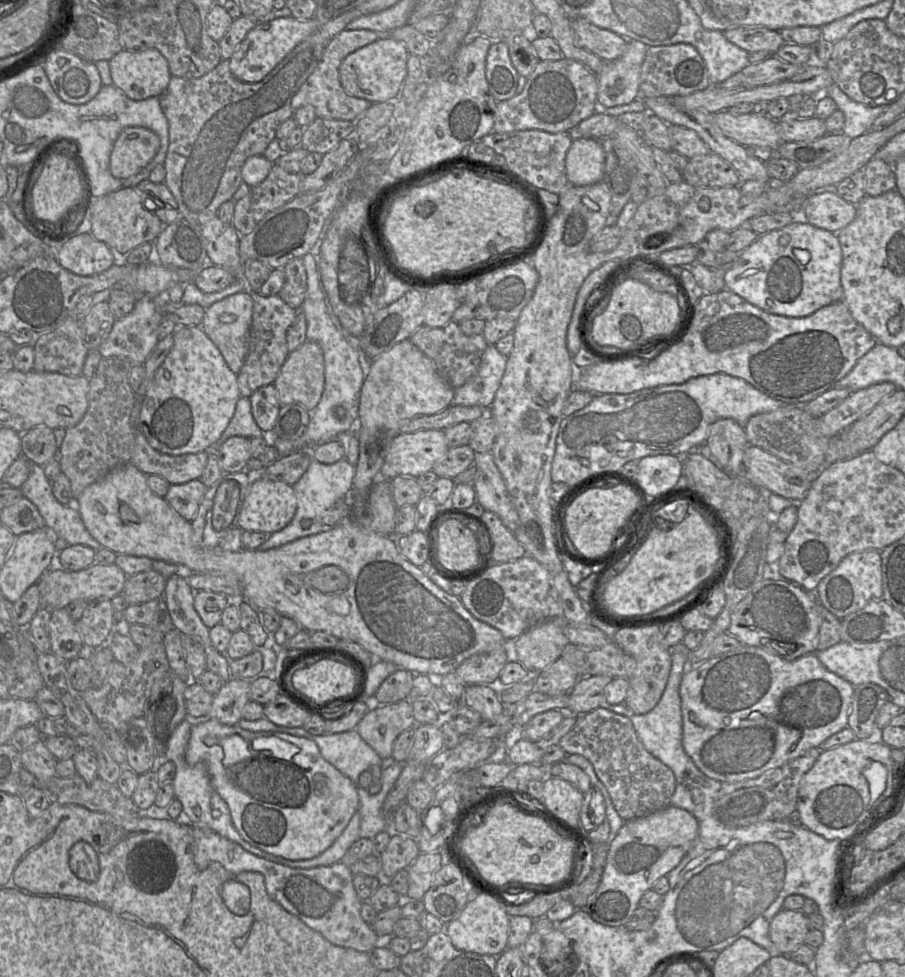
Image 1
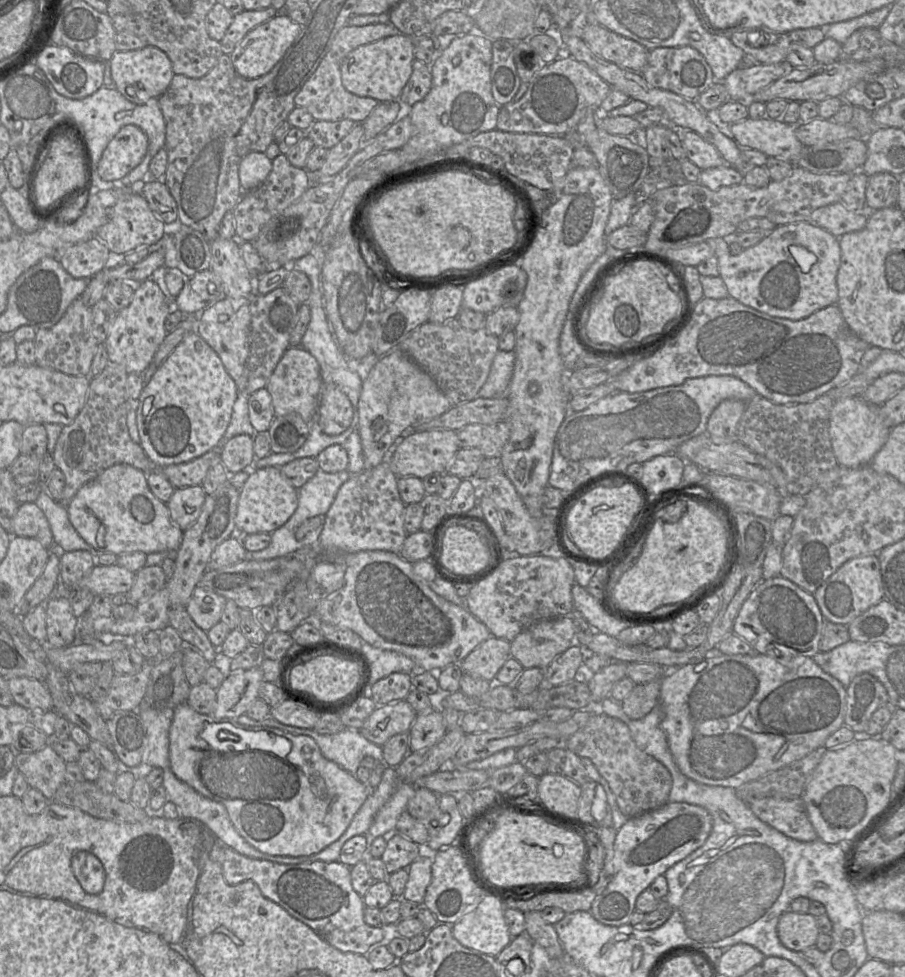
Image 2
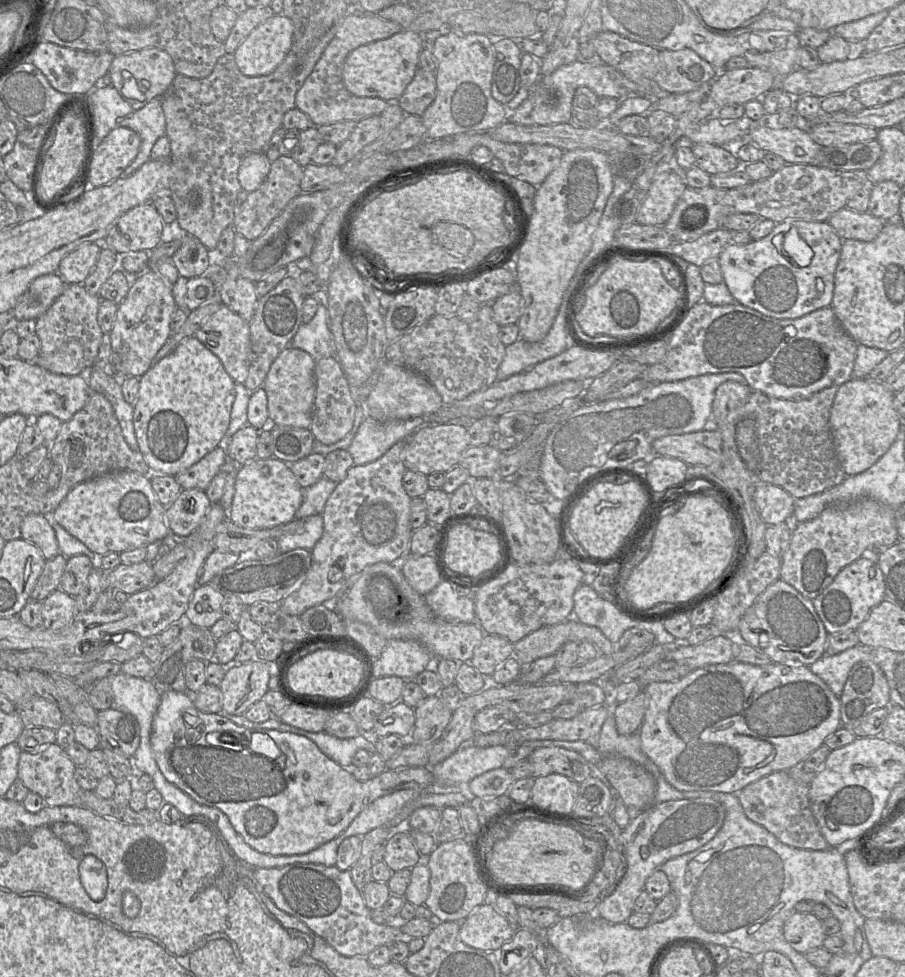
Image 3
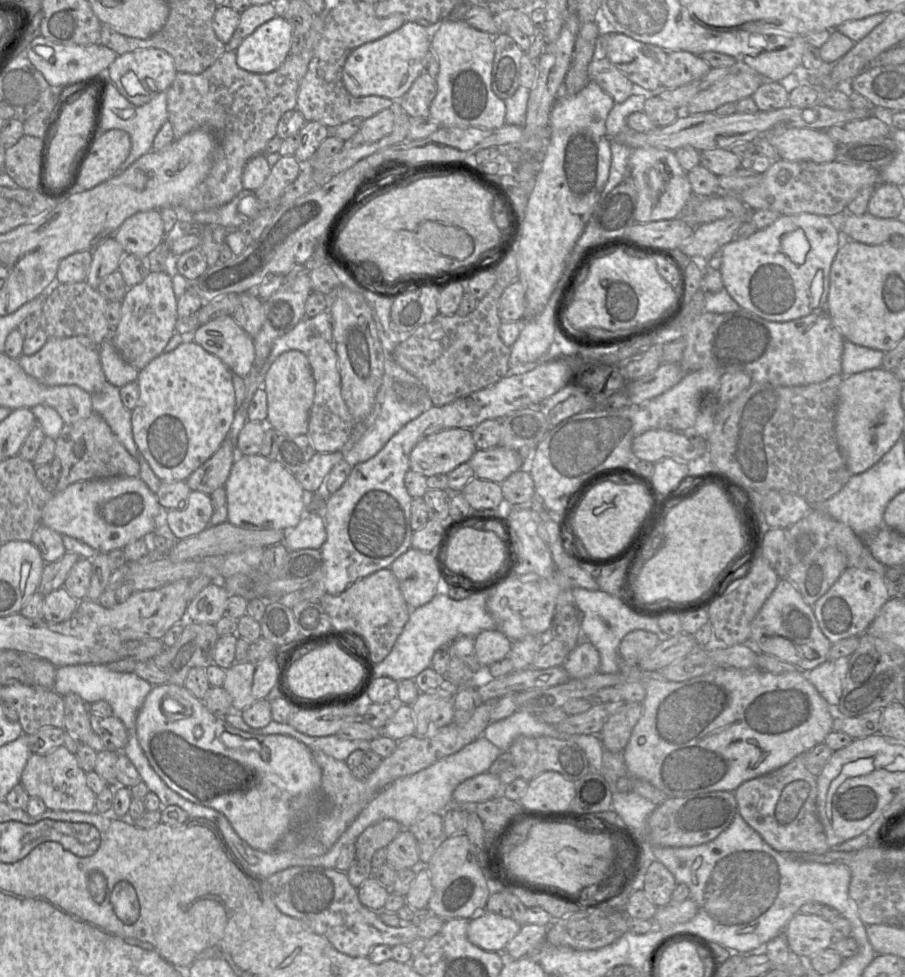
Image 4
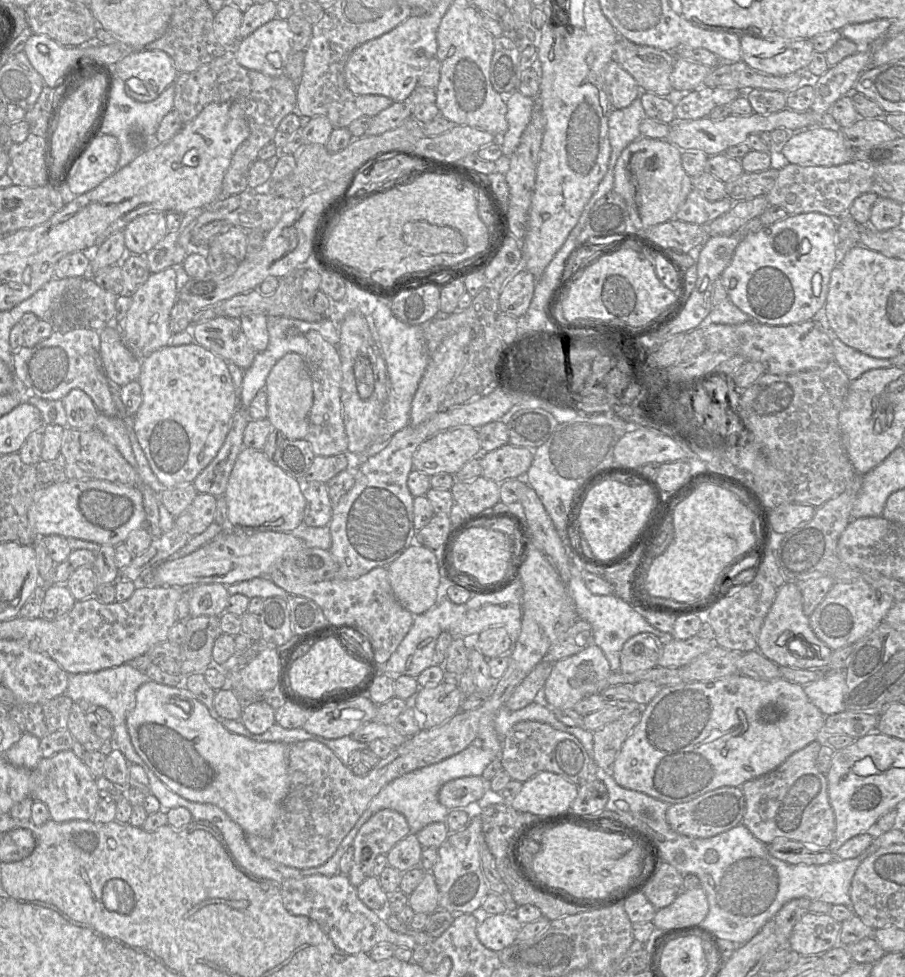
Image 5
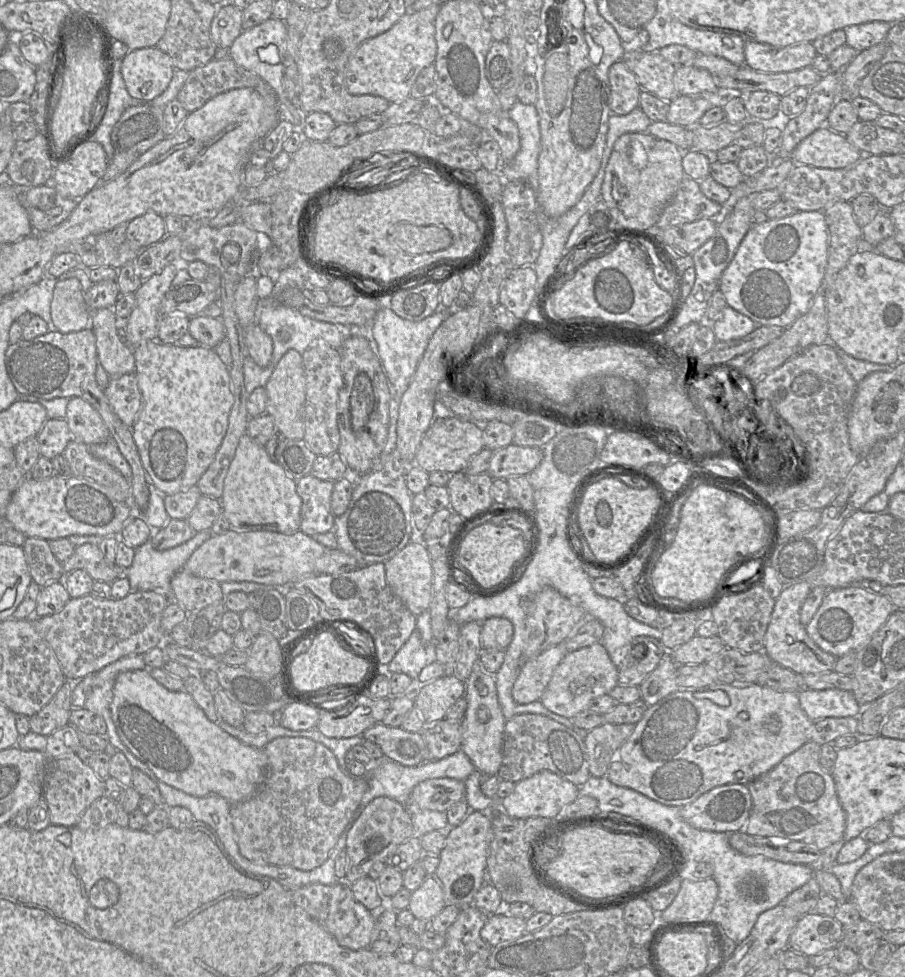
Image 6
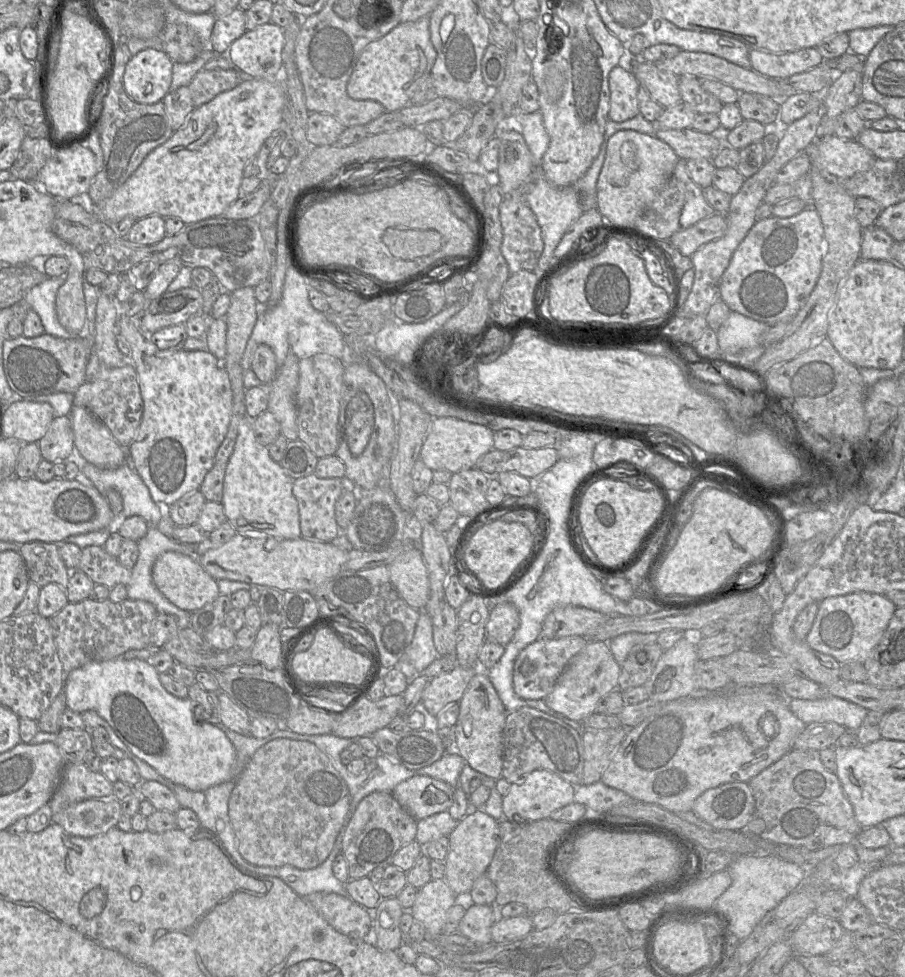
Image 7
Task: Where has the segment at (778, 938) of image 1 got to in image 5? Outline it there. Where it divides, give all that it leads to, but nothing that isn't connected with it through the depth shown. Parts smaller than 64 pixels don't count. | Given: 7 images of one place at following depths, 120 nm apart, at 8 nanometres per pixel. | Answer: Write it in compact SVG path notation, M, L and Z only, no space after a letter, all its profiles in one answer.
M805 913L794 925L788 947L800 956L822 955L839 944L841 923L829 914Z

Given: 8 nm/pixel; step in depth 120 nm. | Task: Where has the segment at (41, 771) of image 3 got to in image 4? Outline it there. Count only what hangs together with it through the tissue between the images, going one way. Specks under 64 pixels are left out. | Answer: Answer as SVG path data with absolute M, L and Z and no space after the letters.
M60 746L46 755L31 754L23 769L21 782L30 797L41 798L51 811L95 811L96 794L88 787L86 773L78 760L65 746Z

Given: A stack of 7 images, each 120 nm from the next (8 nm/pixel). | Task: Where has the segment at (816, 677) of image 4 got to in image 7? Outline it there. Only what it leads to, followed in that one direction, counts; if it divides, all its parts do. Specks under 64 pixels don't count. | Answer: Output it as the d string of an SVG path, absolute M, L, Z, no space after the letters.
M828 694L816 700L788 699L788 707L805 724L835 722L847 731L857 731L868 713L860 705Z

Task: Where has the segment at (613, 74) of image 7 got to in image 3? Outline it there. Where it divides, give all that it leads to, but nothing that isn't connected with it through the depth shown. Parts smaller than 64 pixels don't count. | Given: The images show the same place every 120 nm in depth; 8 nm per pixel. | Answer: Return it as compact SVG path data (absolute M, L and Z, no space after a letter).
M578 59L558 67L549 75L541 76L530 88L528 97L521 105L514 111L508 112L506 121L526 126L570 123L573 96L576 89L582 86L591 89L599 98L611 97L621 101L627 95L626 90L610 77L608 65L598 59L591 61Z

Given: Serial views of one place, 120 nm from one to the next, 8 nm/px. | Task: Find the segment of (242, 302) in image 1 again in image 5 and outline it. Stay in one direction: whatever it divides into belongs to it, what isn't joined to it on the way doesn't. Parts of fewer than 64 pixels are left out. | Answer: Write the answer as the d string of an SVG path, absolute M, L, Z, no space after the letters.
M217 315L213 319L193 324L190 328L195 343L233 362L239 368L248 369L256 352L250 346L238 319Z

